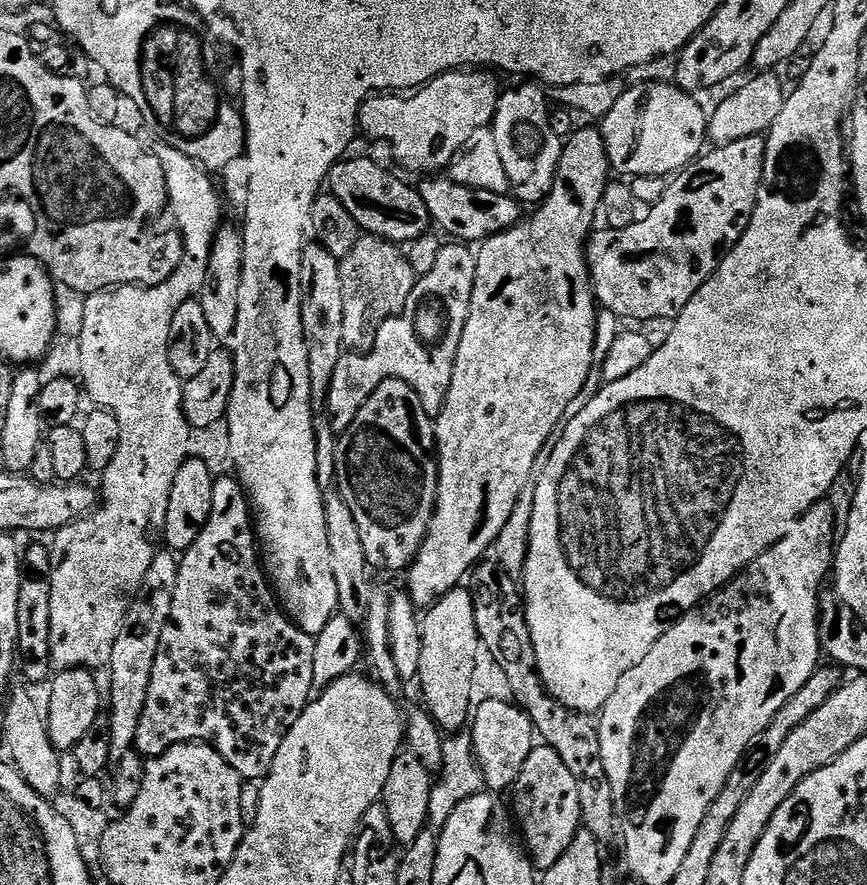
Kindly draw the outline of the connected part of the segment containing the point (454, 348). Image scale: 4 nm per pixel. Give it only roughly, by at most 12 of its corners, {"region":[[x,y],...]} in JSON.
{"region":[[467,243],[439,249],[371,349],[338,362],[337,433],[387,380],[444,409],[476,285]]}

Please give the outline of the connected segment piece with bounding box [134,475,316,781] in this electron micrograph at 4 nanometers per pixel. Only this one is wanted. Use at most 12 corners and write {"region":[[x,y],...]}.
{"region":[[214,479],[135,751],[263,781],[314,696],[310,634]]}

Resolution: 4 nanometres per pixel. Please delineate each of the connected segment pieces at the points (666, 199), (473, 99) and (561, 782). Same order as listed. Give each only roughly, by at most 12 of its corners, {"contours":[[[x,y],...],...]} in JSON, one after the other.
{"contours":[[[768,142],[705,151],[586,245],[597,301],[679,316],[750,226]],[[492,70],[373,94],[359,131],[443,173],[496,117]],[[533,747],[510,808],[528,857],[554,867],[582,830],[578,778]]]}

